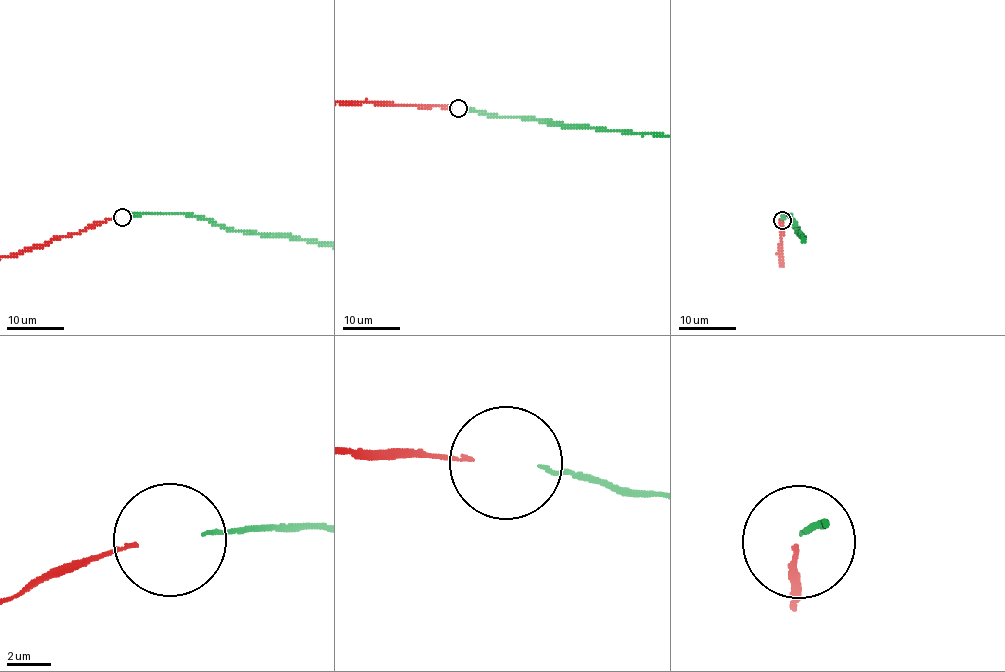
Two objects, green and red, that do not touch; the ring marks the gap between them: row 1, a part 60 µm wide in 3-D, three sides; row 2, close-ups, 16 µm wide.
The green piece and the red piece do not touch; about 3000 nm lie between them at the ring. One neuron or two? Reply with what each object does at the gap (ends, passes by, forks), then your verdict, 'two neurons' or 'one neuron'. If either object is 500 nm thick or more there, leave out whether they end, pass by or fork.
green ends there; red ends there; one neuron

